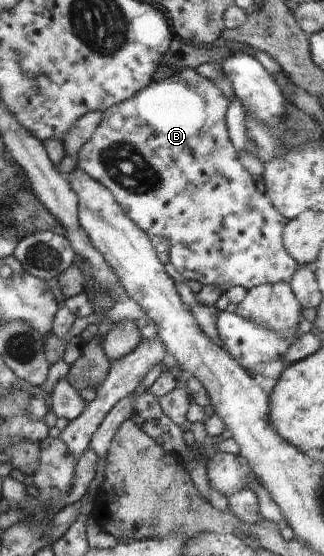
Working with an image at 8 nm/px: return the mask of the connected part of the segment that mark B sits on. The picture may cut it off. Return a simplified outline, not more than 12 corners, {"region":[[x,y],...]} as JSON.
{"region":[[217,81],[103,111],[77,168],[185,281],[290,284]]}

